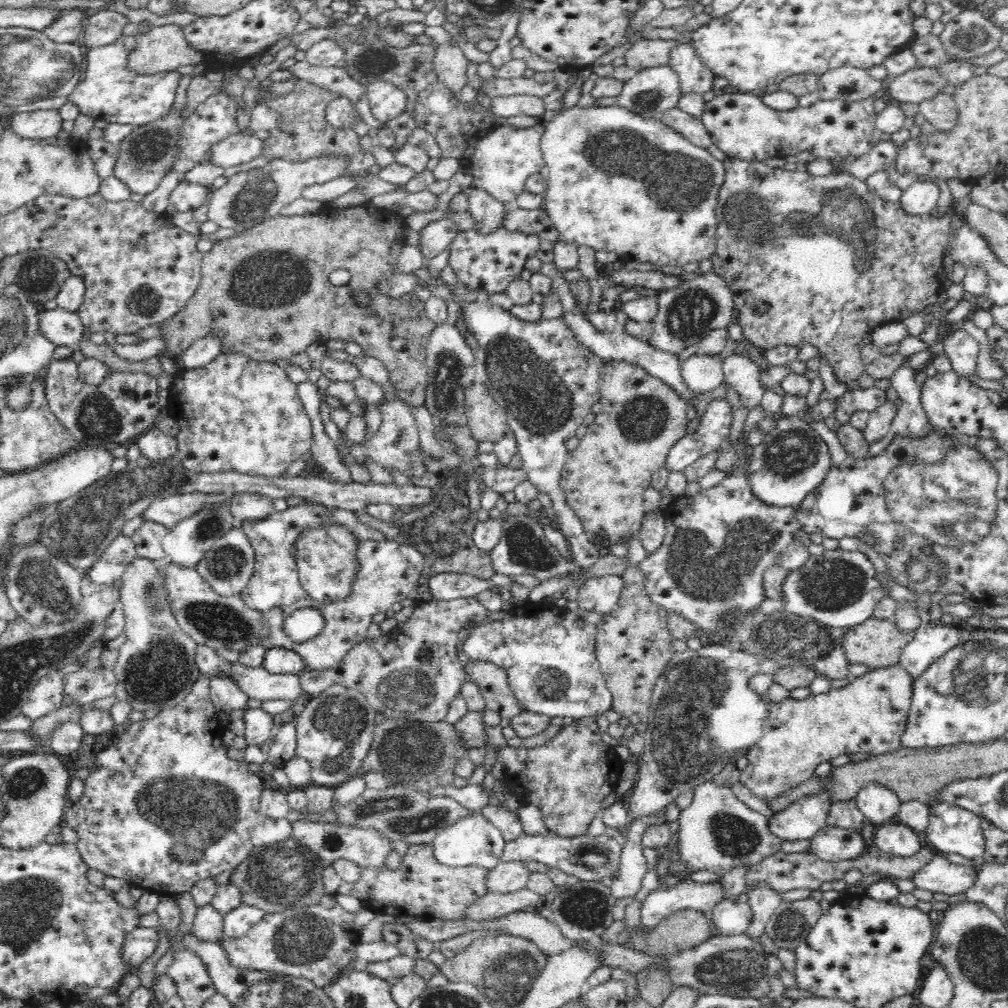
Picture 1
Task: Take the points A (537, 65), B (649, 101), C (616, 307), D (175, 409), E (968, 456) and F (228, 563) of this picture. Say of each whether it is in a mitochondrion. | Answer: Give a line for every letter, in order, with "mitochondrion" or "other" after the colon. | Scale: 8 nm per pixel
A: other
B: mitochondrion
C: other
D: other
E: mitochondrion
F: mitochondrion

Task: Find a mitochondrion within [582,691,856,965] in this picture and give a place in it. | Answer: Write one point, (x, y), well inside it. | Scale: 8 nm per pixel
(735, 837)

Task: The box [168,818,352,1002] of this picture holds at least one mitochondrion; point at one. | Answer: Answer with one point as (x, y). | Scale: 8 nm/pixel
(287, 875)

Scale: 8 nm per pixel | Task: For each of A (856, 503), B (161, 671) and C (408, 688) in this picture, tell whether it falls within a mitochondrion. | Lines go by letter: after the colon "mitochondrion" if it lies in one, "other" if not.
A: other
B: mitochondrion
C: mitochondrion

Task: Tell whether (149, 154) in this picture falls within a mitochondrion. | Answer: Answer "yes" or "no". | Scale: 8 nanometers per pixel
yes

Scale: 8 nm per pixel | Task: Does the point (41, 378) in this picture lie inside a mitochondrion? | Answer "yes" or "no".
no

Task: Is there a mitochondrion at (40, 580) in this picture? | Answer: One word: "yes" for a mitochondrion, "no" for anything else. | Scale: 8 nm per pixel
yes

